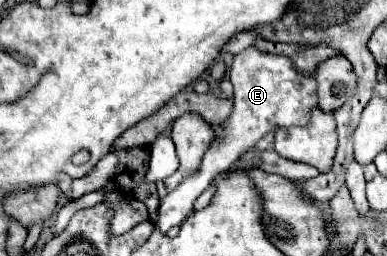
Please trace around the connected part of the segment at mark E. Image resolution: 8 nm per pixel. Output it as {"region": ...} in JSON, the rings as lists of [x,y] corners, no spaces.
{"region":[[[249,47],[235,55],[231,65],[231,83],[233,83],[233,101],[235,111],[227,125],[221,129],[221,137],[211,143],[207,149],[201,169],[179,183],[159,205],[159,215],[155,219],[157,229],[167,233],[173,225],[181,225],[183,219],[193,211],[193,201],[211,185],[215,175],[227,171],[239,155],[251,149],[259,139],[263,139],[275,127],[295,127],[307,125],[311,111],[317,107],[317,83],[313,77],[305,77],[285,55],[263,53],[257,47]]]}

